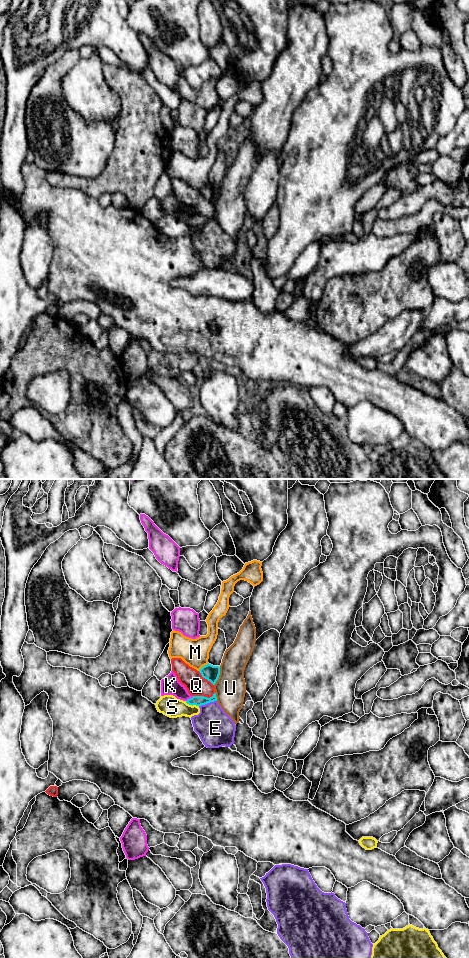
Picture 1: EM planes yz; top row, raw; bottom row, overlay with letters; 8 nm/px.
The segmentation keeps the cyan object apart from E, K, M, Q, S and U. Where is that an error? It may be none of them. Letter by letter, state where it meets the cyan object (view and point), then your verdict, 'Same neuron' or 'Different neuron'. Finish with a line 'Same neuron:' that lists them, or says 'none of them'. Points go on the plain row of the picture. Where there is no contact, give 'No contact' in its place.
E: Touches cyan at yz (207, 222). Different neuron
K: Touches cyan at yz (190, 218). Different neuron
M: Touches cyan at yz (203, 186). Different neuron
Q: Touches cyan at yz (204, 217). Different neuron
S: Touches cyan at yz (192, 225). Different neuron
U: Touches cyan at yz (218, 196). Different neuron
Same neuron: none of them

